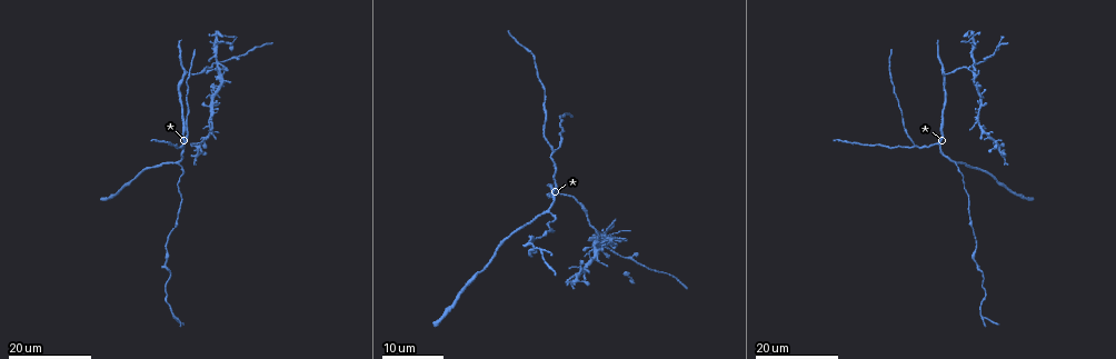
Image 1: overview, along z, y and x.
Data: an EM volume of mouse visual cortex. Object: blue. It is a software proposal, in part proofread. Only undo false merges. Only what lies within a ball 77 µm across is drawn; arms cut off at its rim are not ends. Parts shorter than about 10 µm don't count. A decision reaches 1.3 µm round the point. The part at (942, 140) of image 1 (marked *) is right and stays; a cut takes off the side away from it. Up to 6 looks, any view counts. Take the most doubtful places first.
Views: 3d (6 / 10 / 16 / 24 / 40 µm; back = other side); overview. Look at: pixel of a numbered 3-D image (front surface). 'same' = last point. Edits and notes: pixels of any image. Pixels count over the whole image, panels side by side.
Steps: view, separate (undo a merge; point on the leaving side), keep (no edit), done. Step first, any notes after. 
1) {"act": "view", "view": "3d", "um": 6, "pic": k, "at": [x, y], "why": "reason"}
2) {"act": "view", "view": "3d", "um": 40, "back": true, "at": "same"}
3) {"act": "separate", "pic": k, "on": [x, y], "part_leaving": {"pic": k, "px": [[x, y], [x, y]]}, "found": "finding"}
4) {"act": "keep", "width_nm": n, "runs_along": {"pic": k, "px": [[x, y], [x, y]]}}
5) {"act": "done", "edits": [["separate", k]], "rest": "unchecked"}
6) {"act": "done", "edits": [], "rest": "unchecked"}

{"act": "view", "view": "3d", "um": 24, "pic": 1, "at": [211, 68], "why": "a fork"}

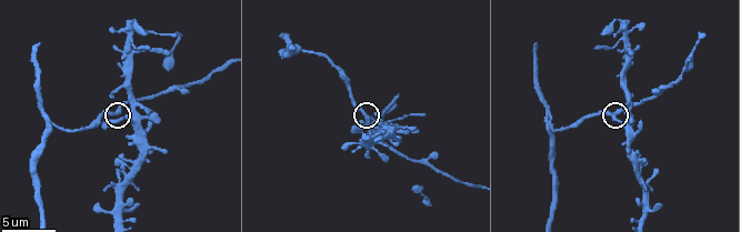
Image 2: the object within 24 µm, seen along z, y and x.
{"act": "view", "view": "3d", "um": 6, "pic": 2, "at": [117, 112], "why": "closer look"}

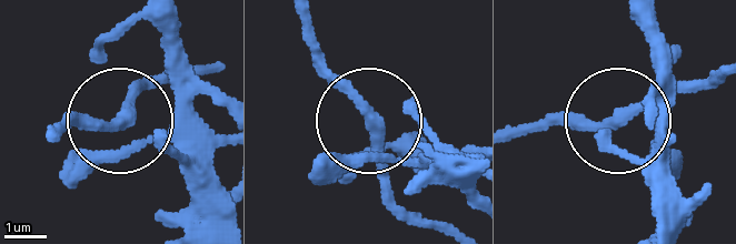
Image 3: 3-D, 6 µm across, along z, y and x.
{"act": "keep", "runs_along": {"pic": 3, "px": [[301, 20], [312, 51], [366, 115], [387, 207]]}, "found": "all the same cell"}

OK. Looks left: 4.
{"act": "view", "view": "3d", "um": 24, "pic": 1, "at": [181, 166], "why": "three-way junction"}

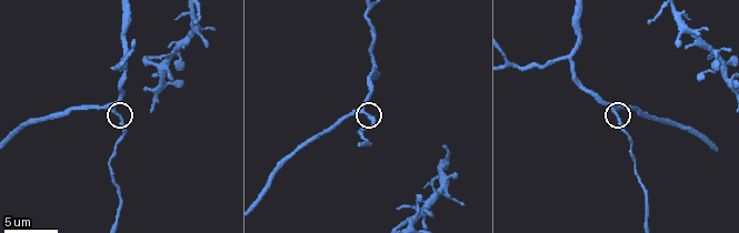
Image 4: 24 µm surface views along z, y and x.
{"act": "view", "view": "3d", "um": 10, "pic": 4, "at": [116, 111]}

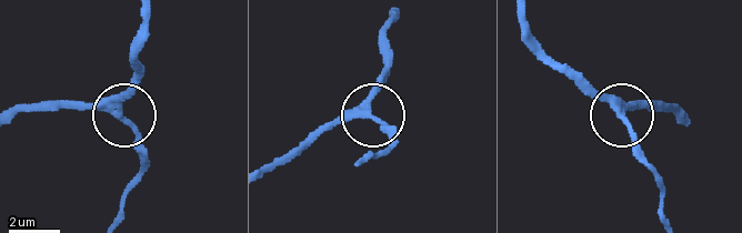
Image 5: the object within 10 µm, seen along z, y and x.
{"act": "keep", "runs_along": {"pic": 5, "px": [[517, 10], [523, 29], [624, 119], [631, 105], [648, 105]]}, "found": "continuous, no second cell"}

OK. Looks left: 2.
{"act": "view", "view": "3d", "um": 10, "pic": 4, "at": [122, 60], "why": "a fork"}

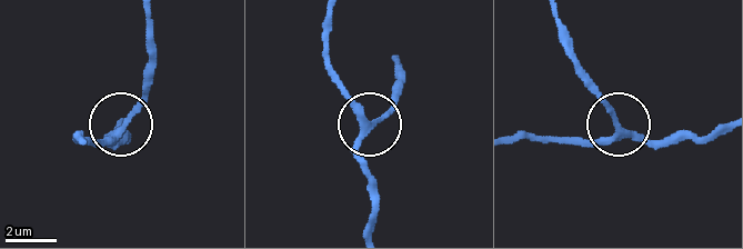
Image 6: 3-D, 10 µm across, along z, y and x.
{"act": "view", "view": "3d", "um": 6, "pic": 6, "at": [368, 128]}

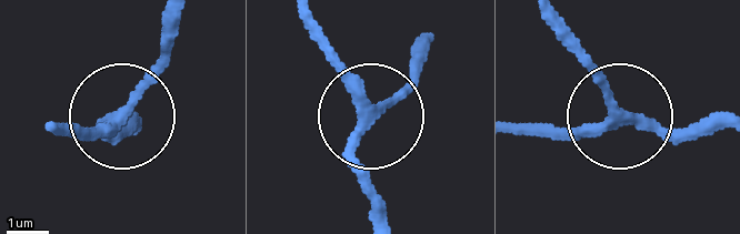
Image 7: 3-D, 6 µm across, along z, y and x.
{"act": "keep", "runs_along": {"pic": 7, "px": [[381, 215], [353, 152], [368, 120], [357, 78], [300, 18]]}, "found": "continuous, no second cell"}

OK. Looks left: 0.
{"act": "done", "edits": [], "rest": "unchecked"}

